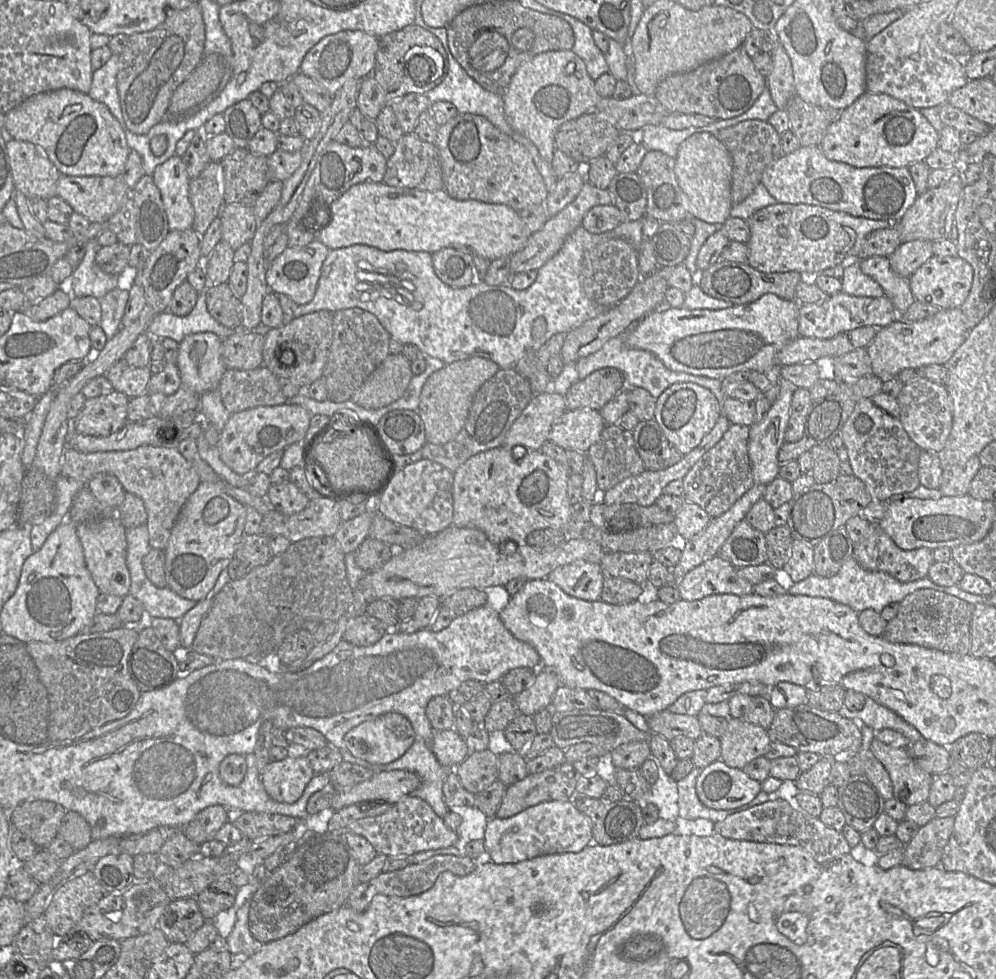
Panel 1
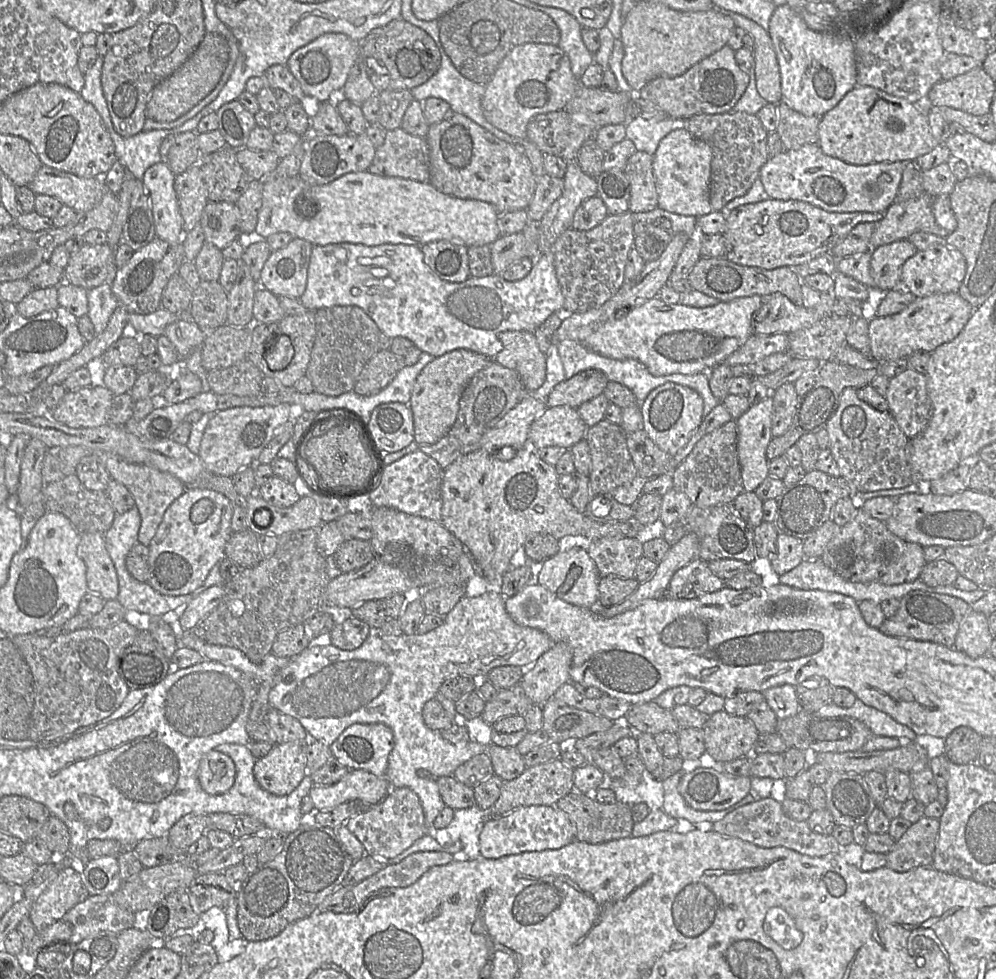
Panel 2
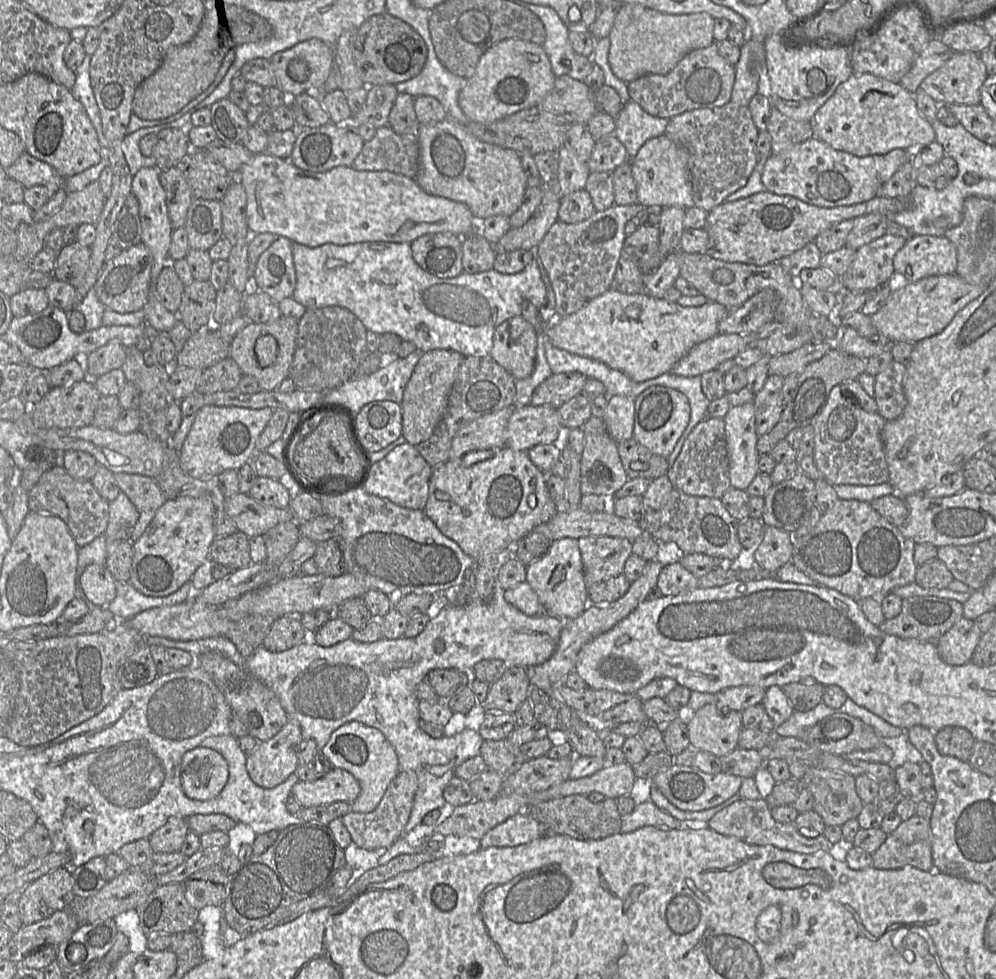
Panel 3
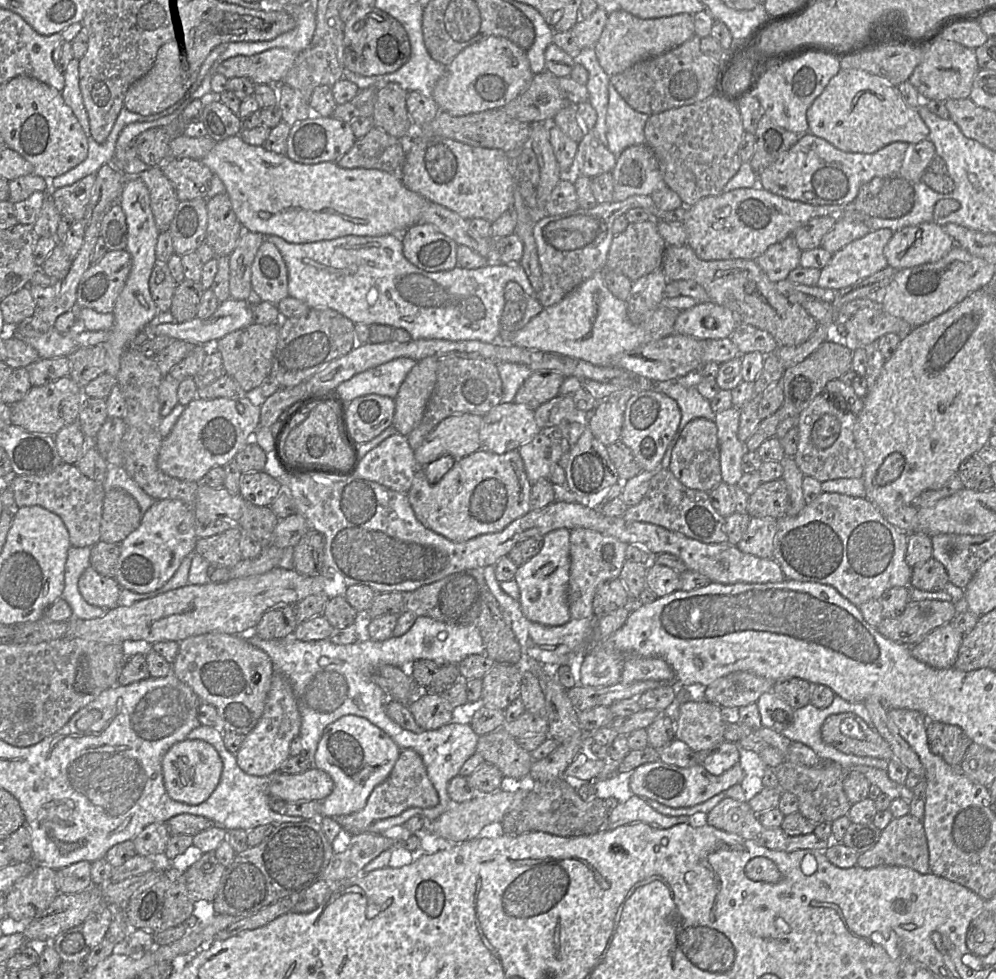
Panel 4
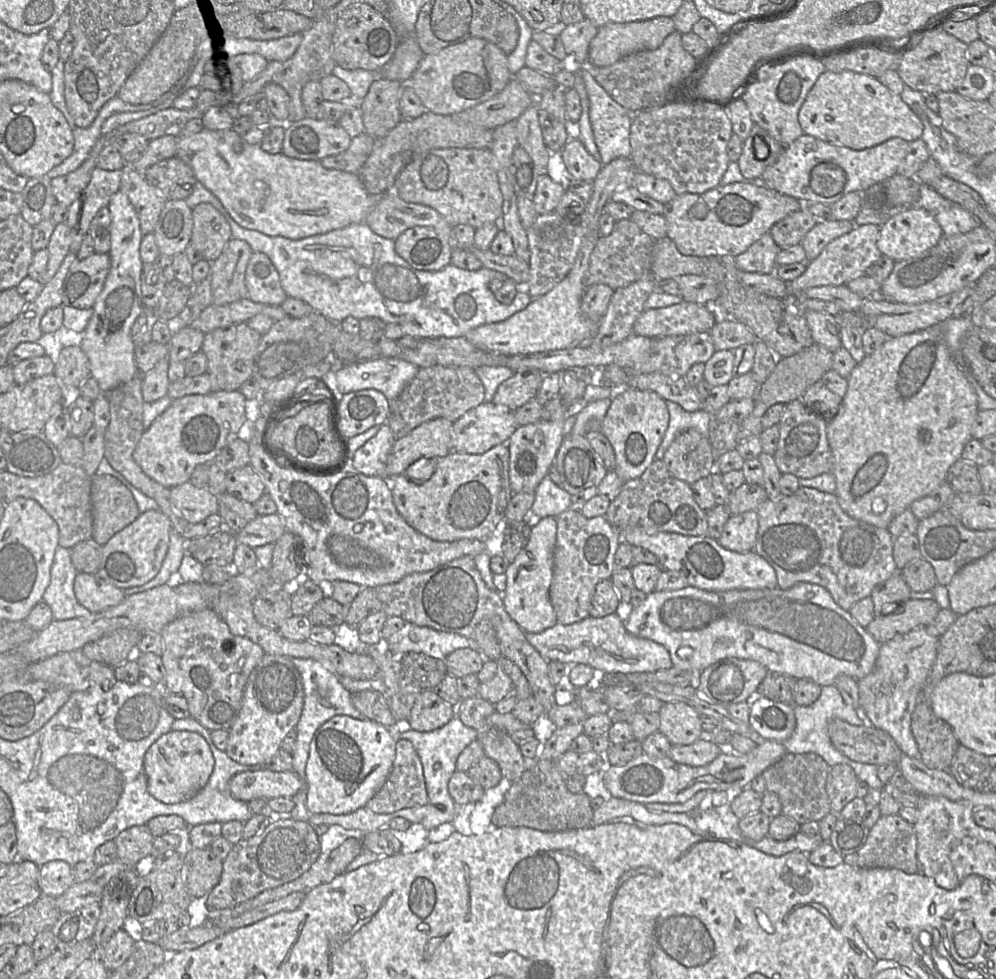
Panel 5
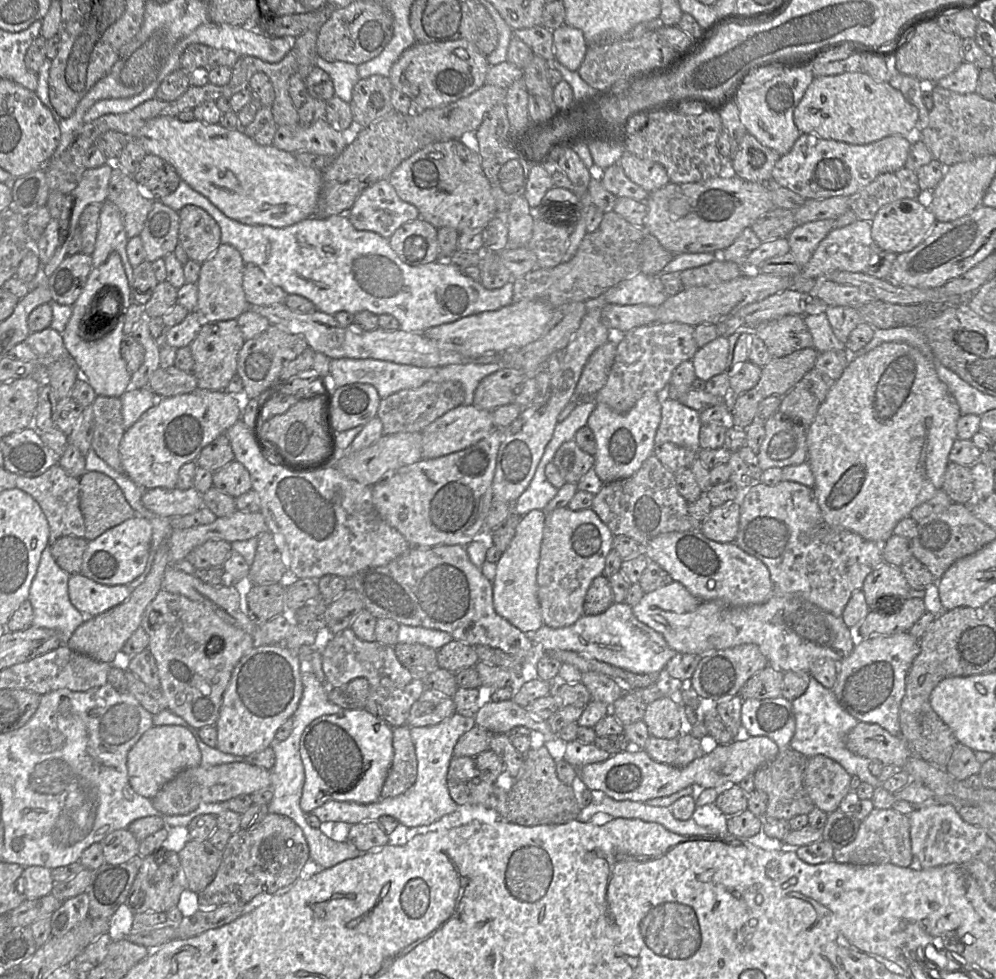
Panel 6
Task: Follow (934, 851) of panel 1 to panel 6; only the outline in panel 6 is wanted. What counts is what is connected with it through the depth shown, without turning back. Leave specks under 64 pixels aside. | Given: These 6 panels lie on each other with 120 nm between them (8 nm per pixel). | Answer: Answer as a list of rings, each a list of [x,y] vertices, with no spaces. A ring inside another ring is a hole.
[[[874,808],[861,821],[856,838],[845,847],[834,850],[834,861],[853,865],[894,864],[910,867],[913,863],[909,817],[891,809]]]

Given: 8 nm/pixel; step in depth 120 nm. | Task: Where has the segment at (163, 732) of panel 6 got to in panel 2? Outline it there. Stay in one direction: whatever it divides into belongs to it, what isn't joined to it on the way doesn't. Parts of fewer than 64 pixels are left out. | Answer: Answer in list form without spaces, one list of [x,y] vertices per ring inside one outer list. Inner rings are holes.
[[[211,750],[199,763],[198,780],[208,794],[227,792],[234,784],[236,768],[233,760],[222,752]]]

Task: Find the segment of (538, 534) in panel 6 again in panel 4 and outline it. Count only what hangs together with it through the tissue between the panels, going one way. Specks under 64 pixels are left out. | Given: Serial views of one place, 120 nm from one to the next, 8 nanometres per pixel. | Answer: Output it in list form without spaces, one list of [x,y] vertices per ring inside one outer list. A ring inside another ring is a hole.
[[[556,529],[541,539],[540,551],[526,563],[519,566],[514,580],[520,597],[519,604],[523,615],[530,621],[544,626],[560,626],[570,619],[567,602],[567,586],[570,570],[570,530]]]

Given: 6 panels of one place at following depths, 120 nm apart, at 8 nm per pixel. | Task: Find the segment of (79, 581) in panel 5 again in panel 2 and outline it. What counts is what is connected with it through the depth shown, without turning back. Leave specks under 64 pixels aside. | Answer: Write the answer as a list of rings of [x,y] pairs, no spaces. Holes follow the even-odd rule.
[[[80,534],[78,555],[86,565],[88,591],[105,601],[115,600],[119,592],[119,583],[115,566],[105,546],[104,534]]]

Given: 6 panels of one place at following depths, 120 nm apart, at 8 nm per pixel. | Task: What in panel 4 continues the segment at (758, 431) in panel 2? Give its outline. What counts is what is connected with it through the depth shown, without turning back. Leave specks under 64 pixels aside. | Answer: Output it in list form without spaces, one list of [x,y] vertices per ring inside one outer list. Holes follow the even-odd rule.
[[[730,407],[715,413],[713,420],[717,427],[722,481],[730,486],[736,486],[742,477],[741,461],[748,451],[738,438],[739,419],[740,409]]]

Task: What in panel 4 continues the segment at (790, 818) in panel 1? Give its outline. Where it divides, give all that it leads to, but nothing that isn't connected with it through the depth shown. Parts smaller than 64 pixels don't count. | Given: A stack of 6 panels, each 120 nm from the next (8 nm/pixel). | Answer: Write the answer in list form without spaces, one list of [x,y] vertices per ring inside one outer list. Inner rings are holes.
[[[725,798],[707,813],[707,818],[708,824],[715,828],[737,834],[744,839],[752,840],[756,844],[772,850],[792,852],[802,849],[816,849],[818,851],[825,851],[829,846],[828,840],[819,839],[813,833],[791,836],[785,833],[781,827],[764,827],[758,819],[758,814],[753,811],[746,801]]]

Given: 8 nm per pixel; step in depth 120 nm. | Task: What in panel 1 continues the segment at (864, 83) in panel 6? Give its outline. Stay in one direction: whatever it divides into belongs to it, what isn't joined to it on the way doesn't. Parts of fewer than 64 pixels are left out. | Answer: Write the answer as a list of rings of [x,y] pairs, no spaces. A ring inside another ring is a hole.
[[[866,91],[851,106],[841,111],[838,118],[828,126],[819,149],[828,160],[854,168],[908,168],[914,163],[924,162],[938,148],[938,142],[939,134],[919,110],[889,95]]]

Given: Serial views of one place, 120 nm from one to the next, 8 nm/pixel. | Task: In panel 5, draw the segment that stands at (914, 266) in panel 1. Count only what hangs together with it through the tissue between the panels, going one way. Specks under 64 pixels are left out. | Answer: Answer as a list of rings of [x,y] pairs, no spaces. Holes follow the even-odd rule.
[[[874,224],[856,225],[849,233],[831,241],[818,257],[807,263],[807,268],[801,276],[786,281],[790,294],[799,294],[807,288],[817,286],[846,285],[859,277],[882,256],[877,247],[880,229],[880,226]]]

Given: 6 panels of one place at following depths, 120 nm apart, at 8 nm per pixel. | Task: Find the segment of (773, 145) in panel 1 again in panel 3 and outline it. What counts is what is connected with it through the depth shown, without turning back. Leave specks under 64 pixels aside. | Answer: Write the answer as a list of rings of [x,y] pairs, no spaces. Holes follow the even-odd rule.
[[[731,101],[721,107],[686,111],[669,119],[664,135],[685,148],[690,155],[688,166],[694,207],[710,212],[722,204],[726,197],[746,185],[758,163],[755,151],[758,134],[759,130],[753,122],[748,107]]]

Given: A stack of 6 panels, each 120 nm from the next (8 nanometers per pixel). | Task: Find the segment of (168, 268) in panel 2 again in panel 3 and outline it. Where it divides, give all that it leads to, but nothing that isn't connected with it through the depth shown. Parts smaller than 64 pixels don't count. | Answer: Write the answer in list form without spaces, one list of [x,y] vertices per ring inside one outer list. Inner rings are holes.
[[[140,243],[107,262],[93,289],[98,299],[114,312],[125,314],[142,312],[148,302],[151,289],[151,270],[153,258],[145,245]]]

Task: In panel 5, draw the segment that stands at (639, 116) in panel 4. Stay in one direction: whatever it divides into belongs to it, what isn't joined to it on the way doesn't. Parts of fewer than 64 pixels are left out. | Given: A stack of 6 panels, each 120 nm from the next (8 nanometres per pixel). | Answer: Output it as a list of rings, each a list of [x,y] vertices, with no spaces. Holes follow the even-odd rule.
[[[578,68],[585,84],[585,89],[589,99],[589,121],[592,128],[594,140],[601,156],[601,164],[605,165],[620,157],[629,157],[631,154],[630,126],[634,114],[622,105],[617,103],[594,79],[591,68]]]

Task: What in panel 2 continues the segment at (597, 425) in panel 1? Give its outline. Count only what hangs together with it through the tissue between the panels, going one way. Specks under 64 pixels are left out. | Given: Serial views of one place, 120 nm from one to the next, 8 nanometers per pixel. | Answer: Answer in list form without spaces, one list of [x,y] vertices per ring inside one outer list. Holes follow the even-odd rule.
[[[547,407],[531,424],[528,441],[536,448],[546,446],[570,449],[585,438],[588,426],[575,408]]]

